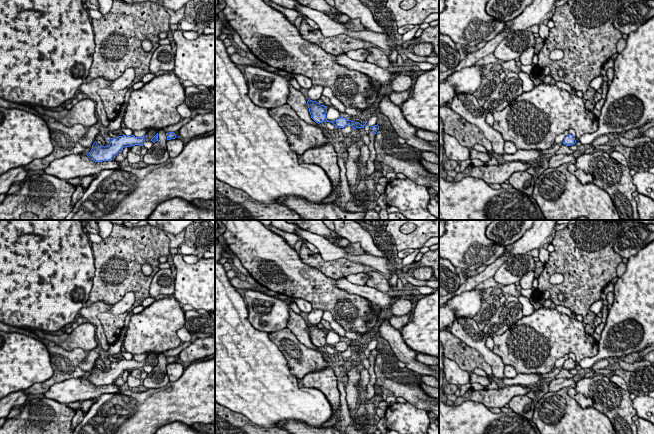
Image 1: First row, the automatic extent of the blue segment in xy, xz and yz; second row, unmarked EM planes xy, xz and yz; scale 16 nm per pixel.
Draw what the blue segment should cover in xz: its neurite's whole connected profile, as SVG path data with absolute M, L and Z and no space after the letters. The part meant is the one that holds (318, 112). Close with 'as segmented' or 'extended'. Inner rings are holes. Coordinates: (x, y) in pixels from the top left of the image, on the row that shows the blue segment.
M308 100L307 101L309 112L311 115L311 118L316 123L323 123L323 122L330 122L326 118L327 113L327 107L324 105L320 105L317 101Z; as segmented

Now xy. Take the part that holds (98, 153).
M147 135L143 137L131 136L119 136L116 138L110 138L110 144L107 146L99 146L95 141L92 145L92 149L86 155L95 162L113 160L115 156L122 151L124 147L130 147L135 145L141 145L147 139Z; as segmented

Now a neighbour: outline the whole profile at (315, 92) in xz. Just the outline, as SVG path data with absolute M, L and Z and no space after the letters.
M312 85L308 90L308 98L312 101L318 101L323 95L324 88L321 85Z

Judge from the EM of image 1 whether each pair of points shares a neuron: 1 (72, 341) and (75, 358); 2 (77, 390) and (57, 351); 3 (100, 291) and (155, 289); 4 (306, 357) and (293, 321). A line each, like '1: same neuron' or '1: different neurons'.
1: different neurons
2: same neuron
3: different neurons
4: different neurons

